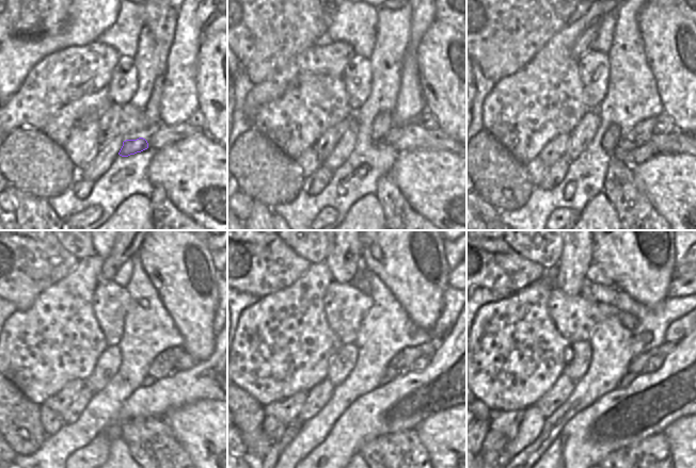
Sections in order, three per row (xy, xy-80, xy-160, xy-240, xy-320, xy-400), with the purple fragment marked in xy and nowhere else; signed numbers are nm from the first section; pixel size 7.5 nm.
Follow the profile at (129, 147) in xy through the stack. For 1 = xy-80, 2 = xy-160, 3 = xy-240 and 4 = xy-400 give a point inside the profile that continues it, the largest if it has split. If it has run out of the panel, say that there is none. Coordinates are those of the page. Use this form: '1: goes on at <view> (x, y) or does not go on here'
1: goes on at xy-80 (396, 131)
2: goes on at xy-160 (642, 131)
3: goes on at xy-240 (162, 365)
4: goes on at xy-400 (636, 367)

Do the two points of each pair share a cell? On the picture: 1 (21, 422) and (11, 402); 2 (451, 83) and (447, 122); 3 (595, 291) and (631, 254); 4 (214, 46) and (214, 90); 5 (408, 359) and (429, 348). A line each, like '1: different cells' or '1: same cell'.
1: same cell
2: same cell
3: different cells
4: same cell
5: same cell

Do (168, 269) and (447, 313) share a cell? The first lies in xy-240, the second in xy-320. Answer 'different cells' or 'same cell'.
different cells

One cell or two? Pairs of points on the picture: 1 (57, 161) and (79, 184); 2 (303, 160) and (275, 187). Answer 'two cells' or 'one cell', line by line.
1: two cells
2: two cells

